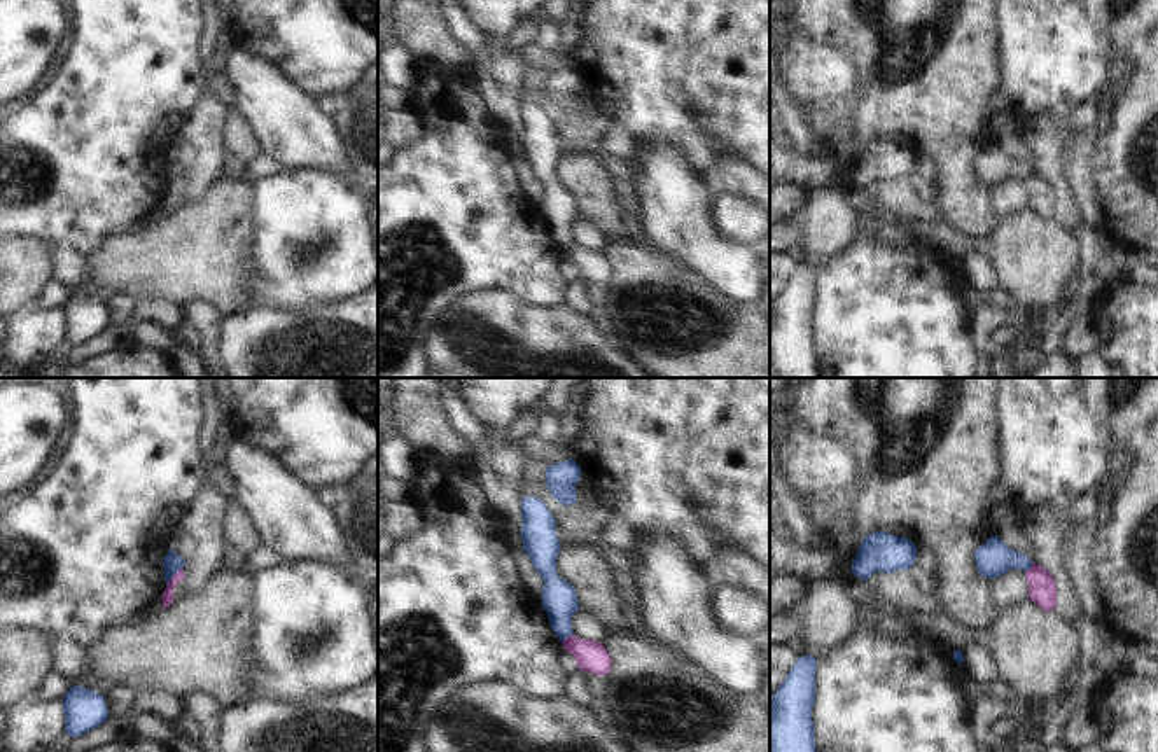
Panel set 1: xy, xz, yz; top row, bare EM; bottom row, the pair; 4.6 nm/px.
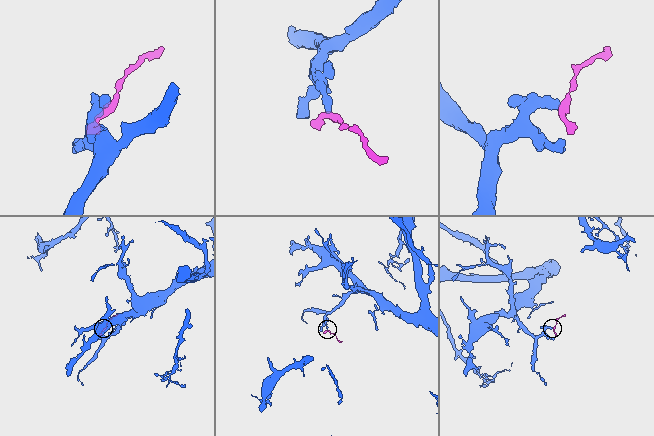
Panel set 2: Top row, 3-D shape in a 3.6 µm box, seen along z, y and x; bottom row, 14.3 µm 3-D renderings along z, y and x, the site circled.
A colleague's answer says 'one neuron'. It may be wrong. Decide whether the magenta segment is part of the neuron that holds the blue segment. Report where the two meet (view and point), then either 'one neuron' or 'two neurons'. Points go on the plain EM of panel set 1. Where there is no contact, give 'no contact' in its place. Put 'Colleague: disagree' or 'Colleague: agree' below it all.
meets blue in xy at (172, 184); two neurons
Colleague: disagree

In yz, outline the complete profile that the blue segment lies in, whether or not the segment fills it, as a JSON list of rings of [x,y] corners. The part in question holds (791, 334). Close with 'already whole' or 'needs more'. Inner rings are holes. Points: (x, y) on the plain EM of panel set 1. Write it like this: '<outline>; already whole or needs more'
[[[801,264],[770,308],[770,364],[780,378],[819,378],[812,317],[817,268]]]; already whole

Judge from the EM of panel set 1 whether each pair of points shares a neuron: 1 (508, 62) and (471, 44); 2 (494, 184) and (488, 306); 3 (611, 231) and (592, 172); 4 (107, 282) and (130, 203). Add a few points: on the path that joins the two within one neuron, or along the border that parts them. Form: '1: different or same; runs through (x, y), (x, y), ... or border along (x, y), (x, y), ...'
1: different; border along (497, 51), (487, 65)
2: different; border along (529, 301), (508, 292), (473, 291), (450, 306)
3: same; runs through (607, 217), (595, 203), (592, 186)
4: different; border along (133, 229), (109, 235), (84, 254)

